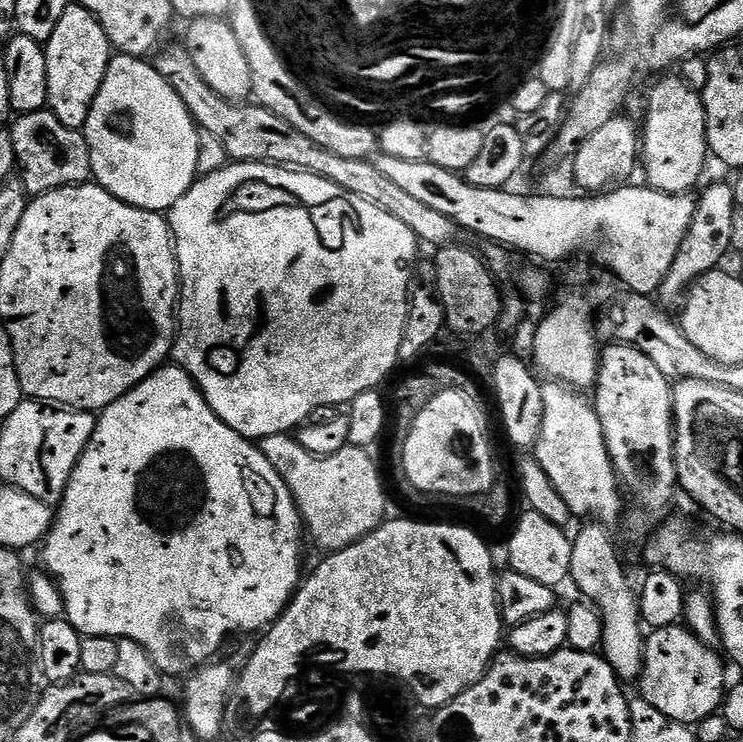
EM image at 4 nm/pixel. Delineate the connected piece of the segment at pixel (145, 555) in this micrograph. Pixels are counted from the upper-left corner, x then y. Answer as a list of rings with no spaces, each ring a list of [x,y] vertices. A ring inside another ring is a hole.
[[[168,367],[157,368],[136,388],[122,394],[122,398],[97,415],[96,429],[88,449],[82,454],[78,466],[74,466],[74,474],[66,486],[64,497],[55,509],[55,523],[42,541],[43,571],[55,579],[64,599],[63,615],[80,631],[81,636],[111,636],[116,640],[138,642],[138,646],[150,654],[154,666],[158,666],[165,677],[184,678],[209,663],[215,657],[212,655],[231,636],[239,632],[263,633],[284,613],[302,583],[300,551],[304,548],[304,540],[306,544],[306,529],[286,482],[282,482],[278,470],[266,462],[259,447],[216,417],[200,389],[180,367]]]

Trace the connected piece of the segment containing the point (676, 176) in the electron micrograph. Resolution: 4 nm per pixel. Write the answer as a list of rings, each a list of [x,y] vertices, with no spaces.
[[[664,74],[657,80],[660,81],[648,92],[644,128],[642,124],[642,172],[644,168],[647,187],[683,196],[693,191],[704,172],[704,163],[710,160],[704,97],[690,90],[679,75]]]

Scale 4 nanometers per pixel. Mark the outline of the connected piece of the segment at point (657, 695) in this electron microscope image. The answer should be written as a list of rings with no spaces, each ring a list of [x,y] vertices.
[[[684,626],[649,631],[644,642],[644,668],[638,681],[639,695],[650,702],[654,710],[679,724],[695,726],[707,716],[719,713],[726,695],[725,661],[716,651],[715,647],[701,642]]]

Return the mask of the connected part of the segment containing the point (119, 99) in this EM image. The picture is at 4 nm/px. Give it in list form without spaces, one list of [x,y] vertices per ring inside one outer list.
[[[113,55],[82,131],[90,150],[92,180],[114,194],[114,198],[130,206],[167,213],[174,202],[178,202],[178,198],[182,198],[182,194],[186,194],[186,190],[190,190],[192,183],[198,179],[201,131],[193,122],[186,106],[182,106],[182,98],[174,94],[170,82],[166,82],[166,78],[162,78],[162,74],[158,74],[158,70],[147,59]]]

